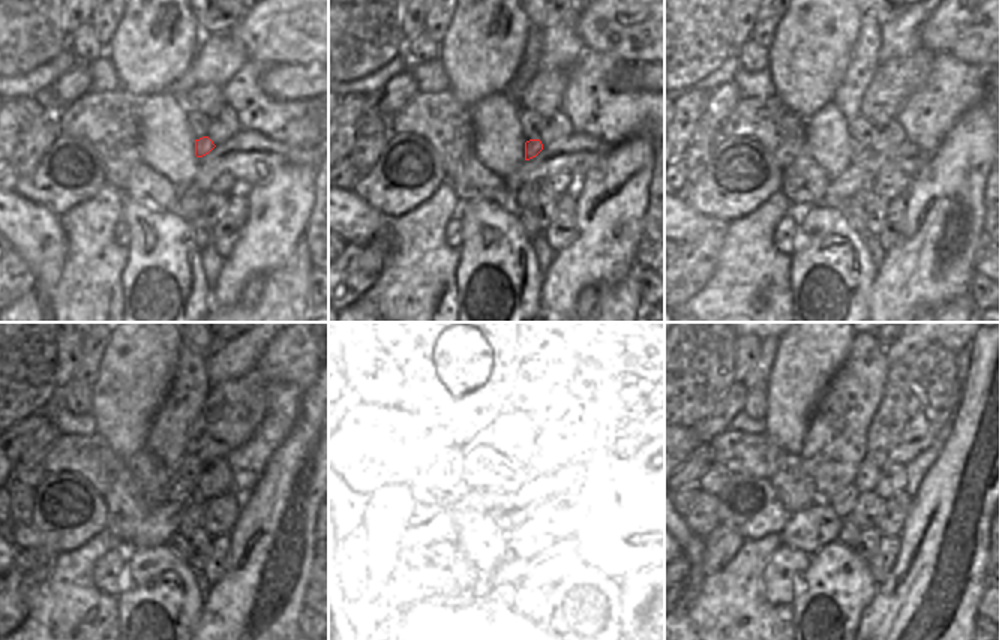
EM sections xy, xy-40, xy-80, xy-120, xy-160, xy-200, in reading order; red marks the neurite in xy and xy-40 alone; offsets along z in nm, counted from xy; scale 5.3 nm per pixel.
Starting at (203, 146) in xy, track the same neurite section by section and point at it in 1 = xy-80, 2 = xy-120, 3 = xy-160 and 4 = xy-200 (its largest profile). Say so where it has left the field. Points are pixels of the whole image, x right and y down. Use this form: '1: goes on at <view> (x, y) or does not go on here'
1: goes on at xy-80 (858, 152)
2: goes on at xy-120 (179, 490)
3: goes on at xy-160 (513, 493)
4: goes on at xy-200 (843, 502)

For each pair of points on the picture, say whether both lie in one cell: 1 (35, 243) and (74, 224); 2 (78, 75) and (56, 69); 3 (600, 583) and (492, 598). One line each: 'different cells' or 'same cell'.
1: different cells
2: different cells
3: different cells

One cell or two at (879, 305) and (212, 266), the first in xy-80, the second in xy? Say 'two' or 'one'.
two

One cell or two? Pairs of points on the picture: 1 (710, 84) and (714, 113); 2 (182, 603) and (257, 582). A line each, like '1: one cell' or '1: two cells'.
1: two cells
2: two cells

